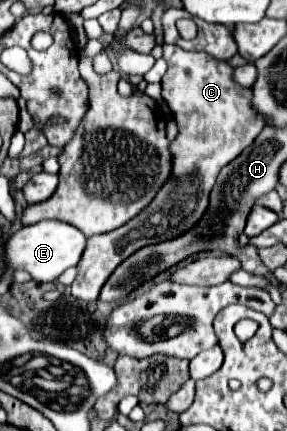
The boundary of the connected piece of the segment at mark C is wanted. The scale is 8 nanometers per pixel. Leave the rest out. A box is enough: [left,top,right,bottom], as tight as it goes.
[70,45,266,301]

